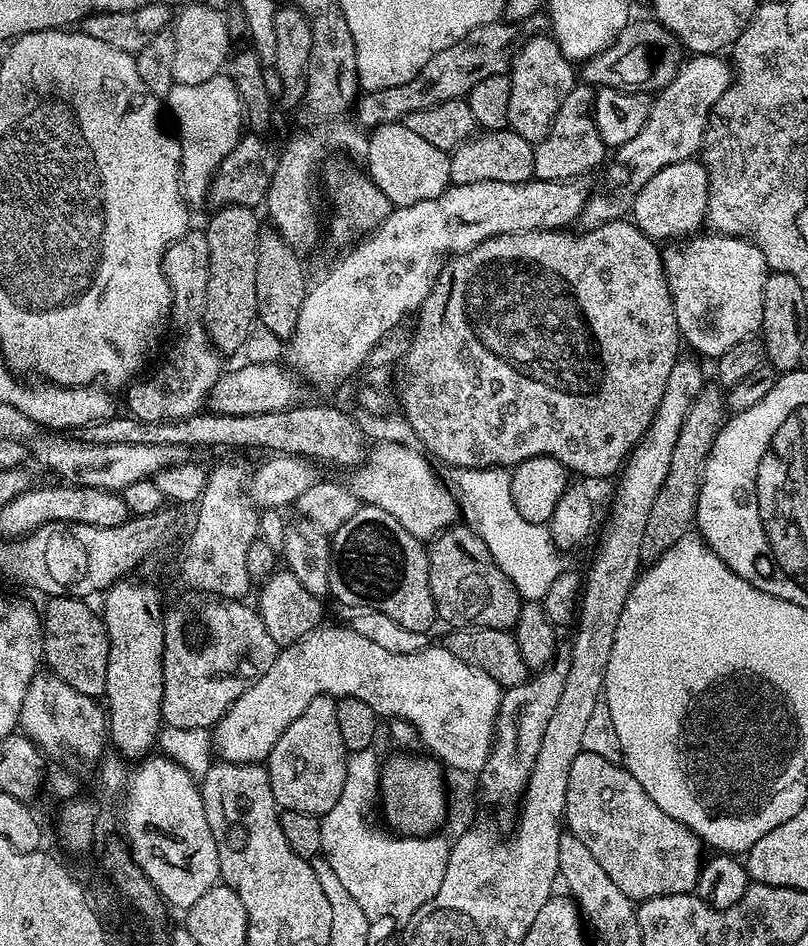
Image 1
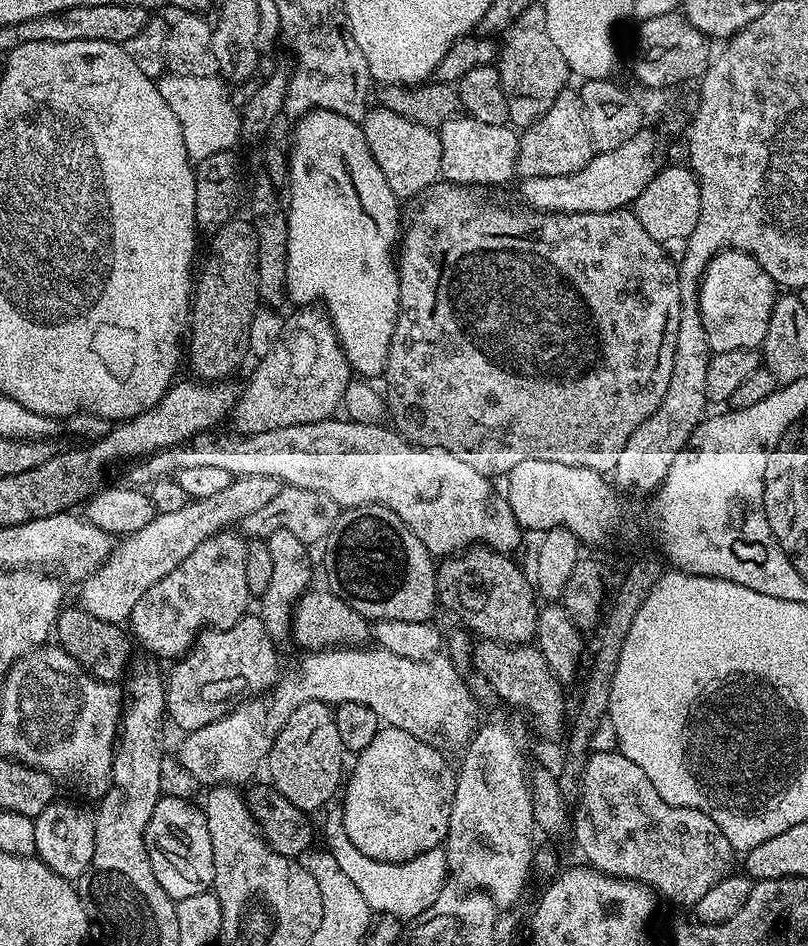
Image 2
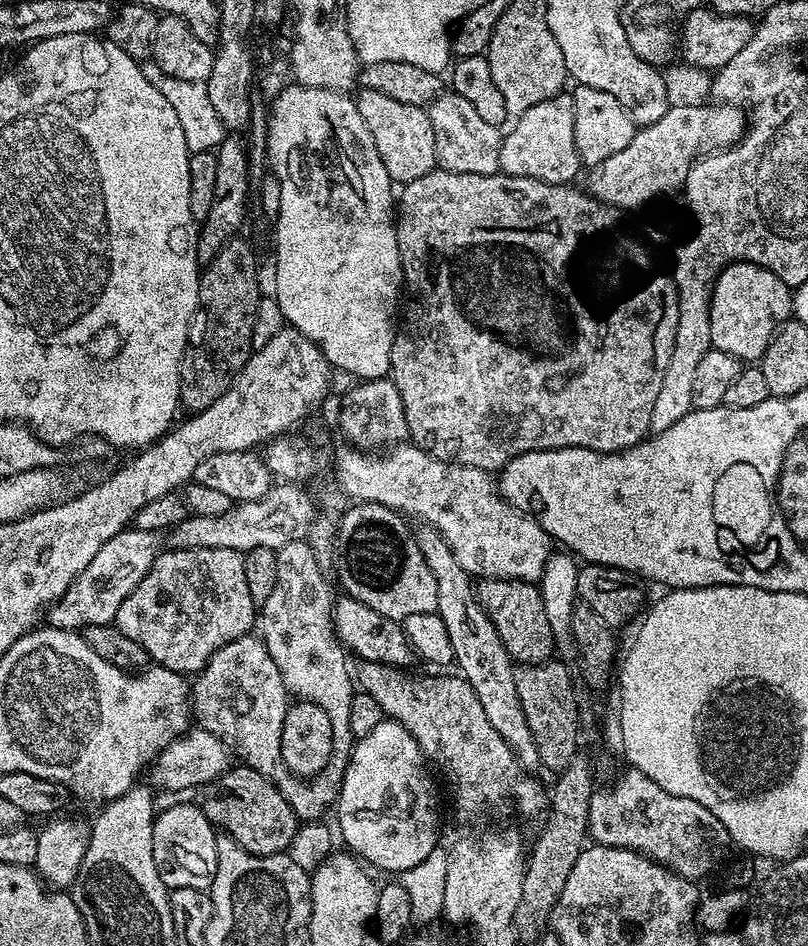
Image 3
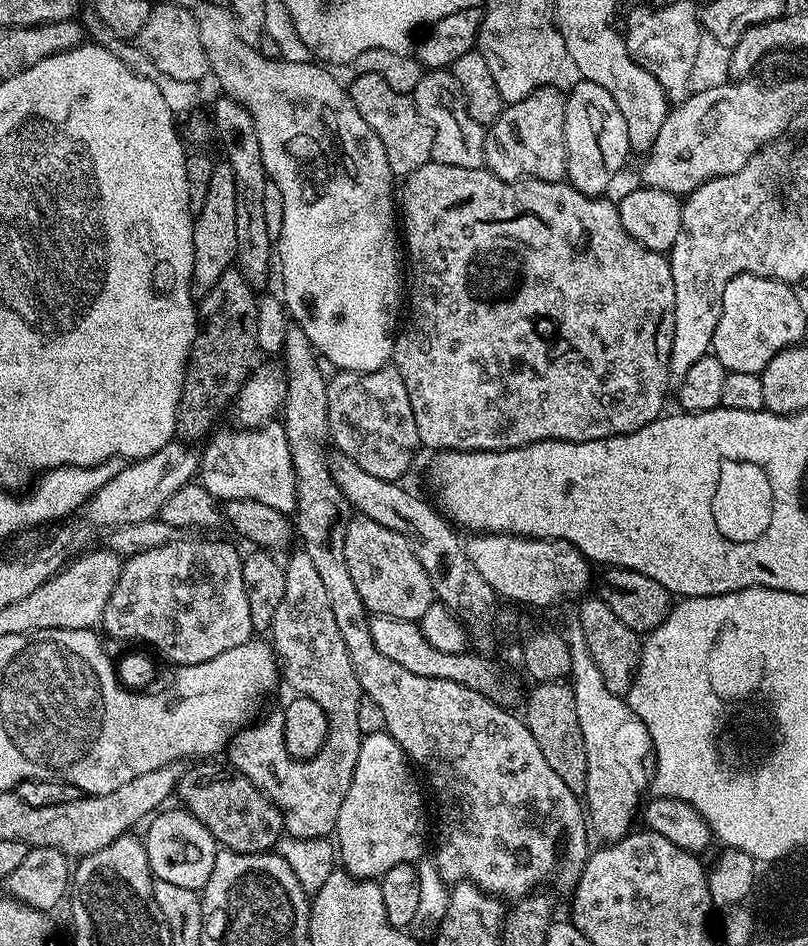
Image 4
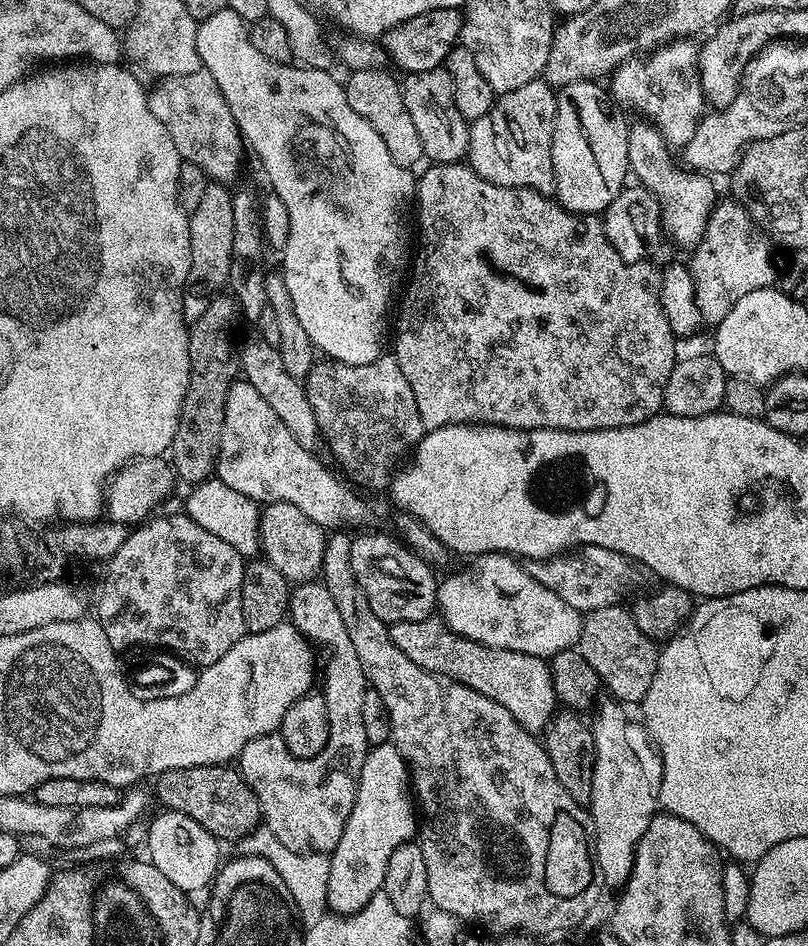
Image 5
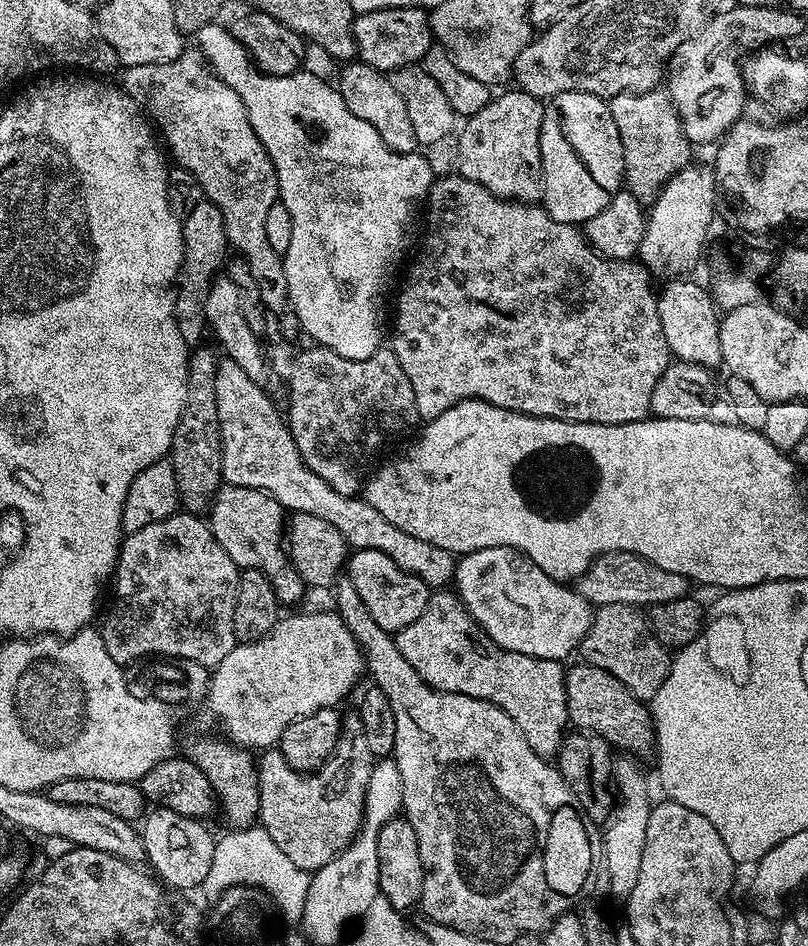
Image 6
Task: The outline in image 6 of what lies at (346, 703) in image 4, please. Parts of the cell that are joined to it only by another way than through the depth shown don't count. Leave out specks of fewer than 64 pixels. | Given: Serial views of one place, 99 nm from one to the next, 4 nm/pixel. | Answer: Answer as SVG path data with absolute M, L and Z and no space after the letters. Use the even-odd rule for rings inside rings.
M345 713L331 756L310 773L294 770L273 746L257 759L259 774L259 827L274 838L290 862L309 874L326 866L360 831L365 796L376 758L370 753L359 713Z

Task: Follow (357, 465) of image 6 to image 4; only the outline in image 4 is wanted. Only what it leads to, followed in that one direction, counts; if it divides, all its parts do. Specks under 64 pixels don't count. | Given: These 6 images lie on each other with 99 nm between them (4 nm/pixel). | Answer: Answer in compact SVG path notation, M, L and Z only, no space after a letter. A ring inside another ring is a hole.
M385 366L373 372L337 371L328 381L328 435L335 451L346 454L366 474L374 474L379 480L399 481L400 476L408 472L412 459L416 456L416 448L421 447L418 438L418 426L414 426L414 410L410 407L410 394L406 394L406 382L402 382L402 374L394 366Z

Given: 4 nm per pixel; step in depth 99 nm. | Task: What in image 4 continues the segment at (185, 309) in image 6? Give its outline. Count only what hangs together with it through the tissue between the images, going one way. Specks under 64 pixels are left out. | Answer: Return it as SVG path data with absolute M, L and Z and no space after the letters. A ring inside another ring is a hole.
M227 162L213 163L210 170L210 190L206 190L206 202L202 202L202 210L194 216L194 270L192 271L192 295L203 298L207 292L222 278L224 272L233 267L238 246L238 230L236 228L236 203L234 203L234 170Z

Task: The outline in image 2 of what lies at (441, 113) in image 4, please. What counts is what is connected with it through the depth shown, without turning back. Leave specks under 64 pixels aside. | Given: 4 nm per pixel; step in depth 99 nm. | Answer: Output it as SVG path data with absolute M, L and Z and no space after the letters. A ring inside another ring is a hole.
M457 114L440 125L438 131L442 142L440 174L447 183L493 186L504 184L511 176L517 175L520 136L511 127L503 124L490 126L486 122L478 122L470 115Z

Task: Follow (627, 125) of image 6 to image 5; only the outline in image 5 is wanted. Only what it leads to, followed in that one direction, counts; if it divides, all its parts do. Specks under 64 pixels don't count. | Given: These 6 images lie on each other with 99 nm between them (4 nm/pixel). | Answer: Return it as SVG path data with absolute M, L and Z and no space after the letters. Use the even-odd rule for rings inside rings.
M688 38L669 40L667 44L652 49L647 54L637 55L621 64L610 77L610 95L617 104L624 106L629 104L636 112L641 112L643 119L649 124L655 124L656 129L662 134L662 138L673 150L682 150L690 138L694 138L694 130L700 125L706 112L704 91L700 86L700 74L698 71L698 48Z

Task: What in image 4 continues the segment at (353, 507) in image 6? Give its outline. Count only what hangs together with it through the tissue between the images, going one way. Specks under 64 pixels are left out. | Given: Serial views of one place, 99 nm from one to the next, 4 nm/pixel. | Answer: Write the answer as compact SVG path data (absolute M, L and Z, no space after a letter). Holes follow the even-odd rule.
M283 423L261 428L240 428L236 432L217 431L198 456L198 480L217 501L253 500L285 514L296 510L296 471Z

